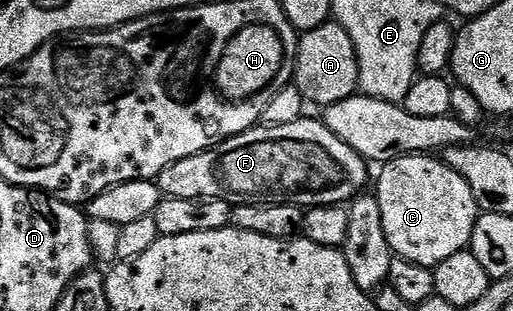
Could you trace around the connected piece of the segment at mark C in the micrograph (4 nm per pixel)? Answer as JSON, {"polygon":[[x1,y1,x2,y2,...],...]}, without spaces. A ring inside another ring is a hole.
{"polygon":[[428,153,404,155,393,163,383,164,379,171,380,180,376,183,374,194,382,209,382,229,386,229,386,241,390,241,395,258,435,269,439,263,446,261,446,257,454,257,454,253,465,250,471,244,478,218,476,198,470,185,466,185,464,178,454,173,454,169,450,169,443,158]]}

